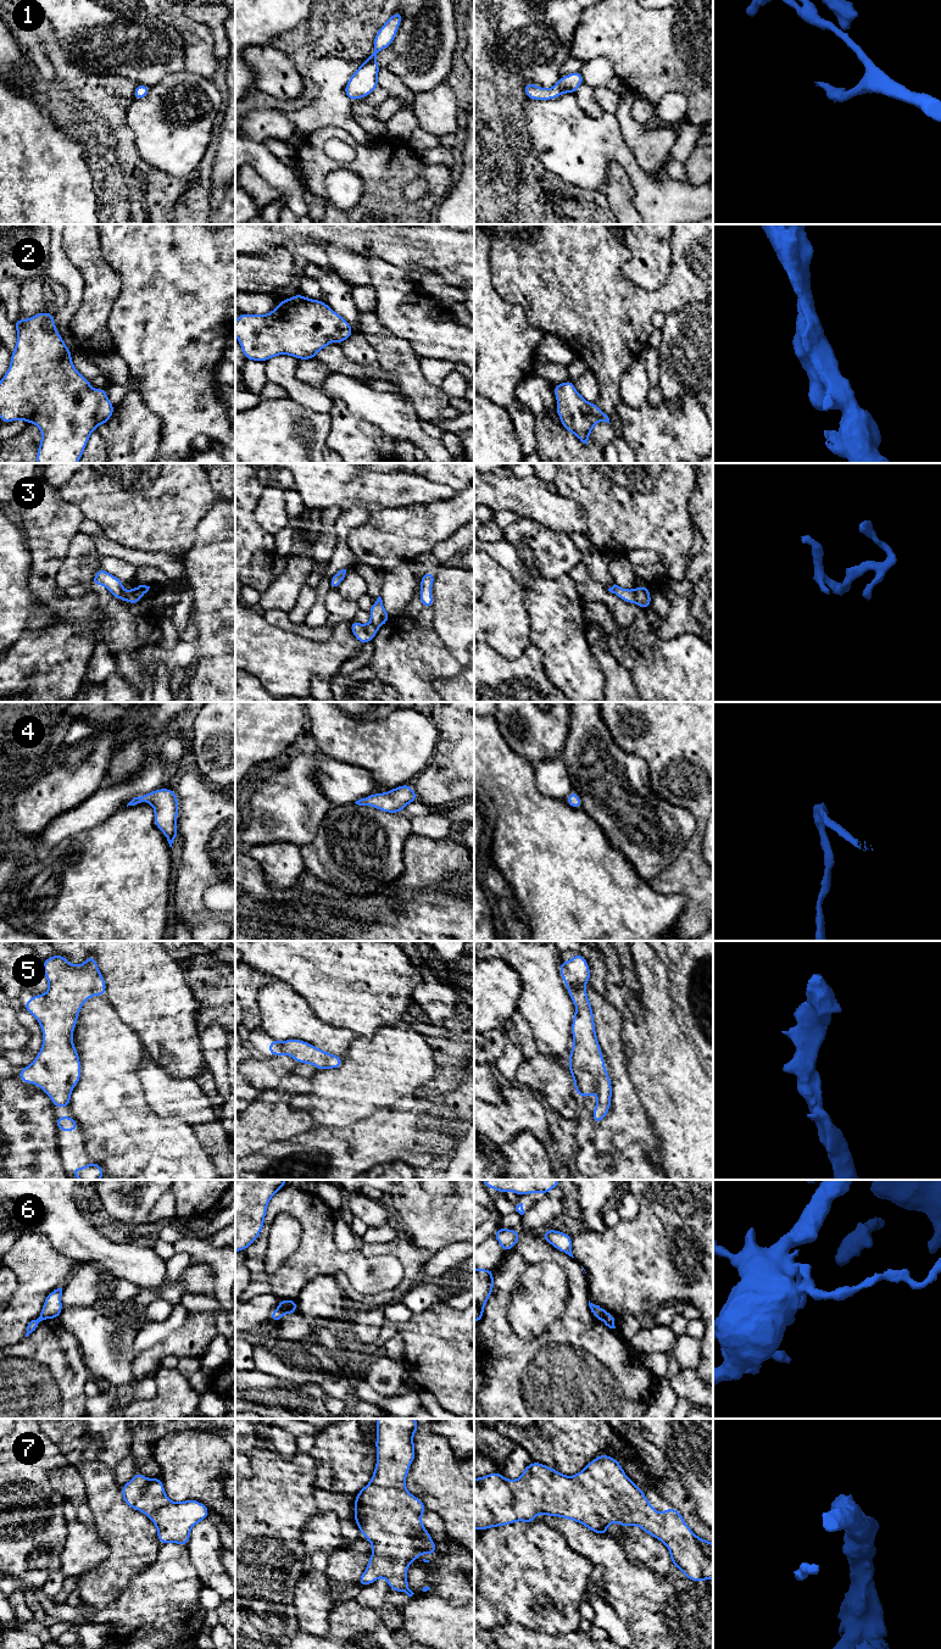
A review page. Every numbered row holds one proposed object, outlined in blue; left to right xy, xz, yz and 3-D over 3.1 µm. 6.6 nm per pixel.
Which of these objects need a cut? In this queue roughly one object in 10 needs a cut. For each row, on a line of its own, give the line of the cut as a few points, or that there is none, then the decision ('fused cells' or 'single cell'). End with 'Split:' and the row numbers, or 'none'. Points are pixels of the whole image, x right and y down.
1: no cut | single cell
2: no cut | single cell
3: no cut | single cell
4: no cut | single cell
5: no cut | single cell
6: no cut | single cell
7: no cut | single cell
Split: none

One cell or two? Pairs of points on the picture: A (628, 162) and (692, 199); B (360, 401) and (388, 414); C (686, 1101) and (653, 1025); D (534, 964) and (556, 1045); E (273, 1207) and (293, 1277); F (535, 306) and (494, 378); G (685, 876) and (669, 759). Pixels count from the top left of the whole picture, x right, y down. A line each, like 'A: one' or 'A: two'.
A: one
B: one
C: one
D: one
E: one
F: two
G: one

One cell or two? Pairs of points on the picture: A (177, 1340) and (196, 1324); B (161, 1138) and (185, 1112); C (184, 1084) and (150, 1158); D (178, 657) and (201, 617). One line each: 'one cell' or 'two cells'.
A: one cell
B: two cells
C: two cells
D: two cells

